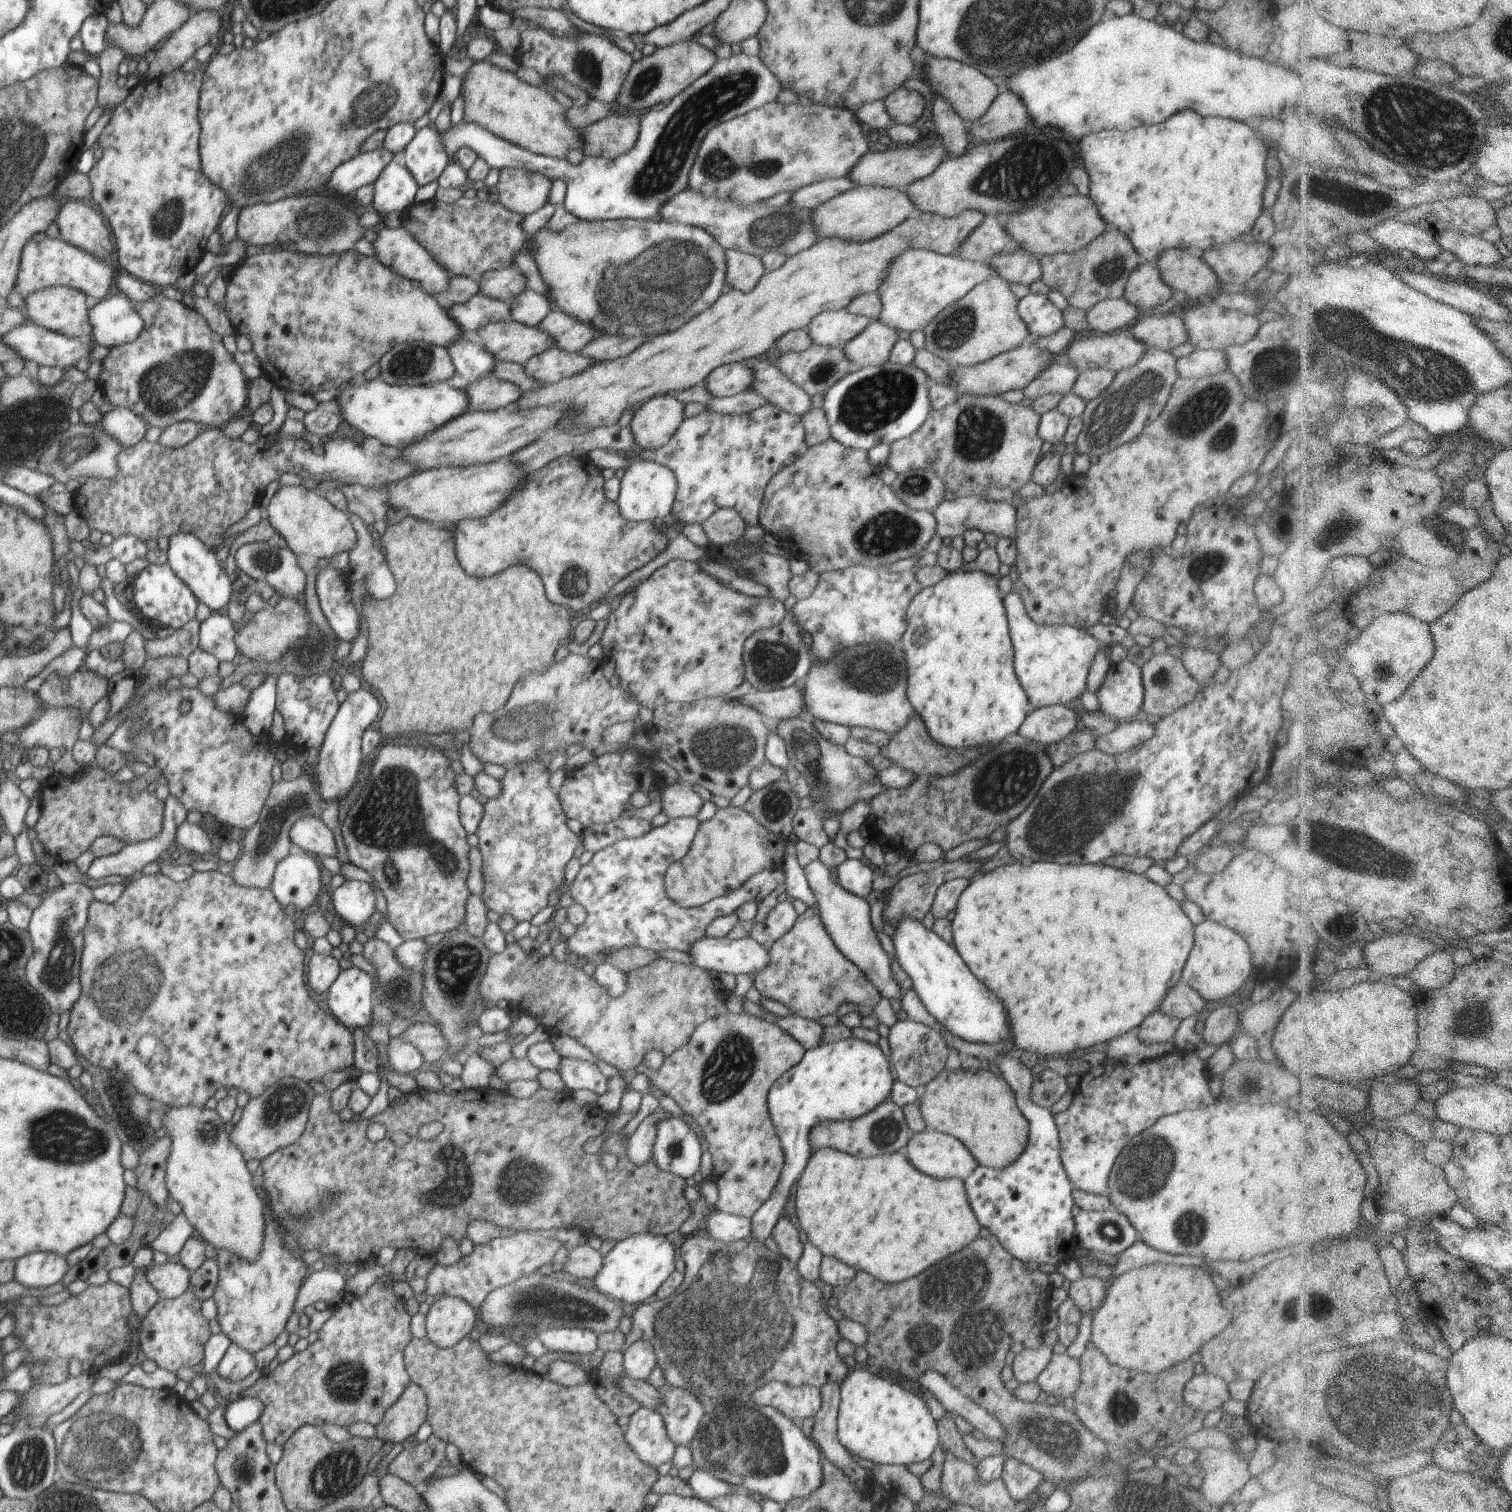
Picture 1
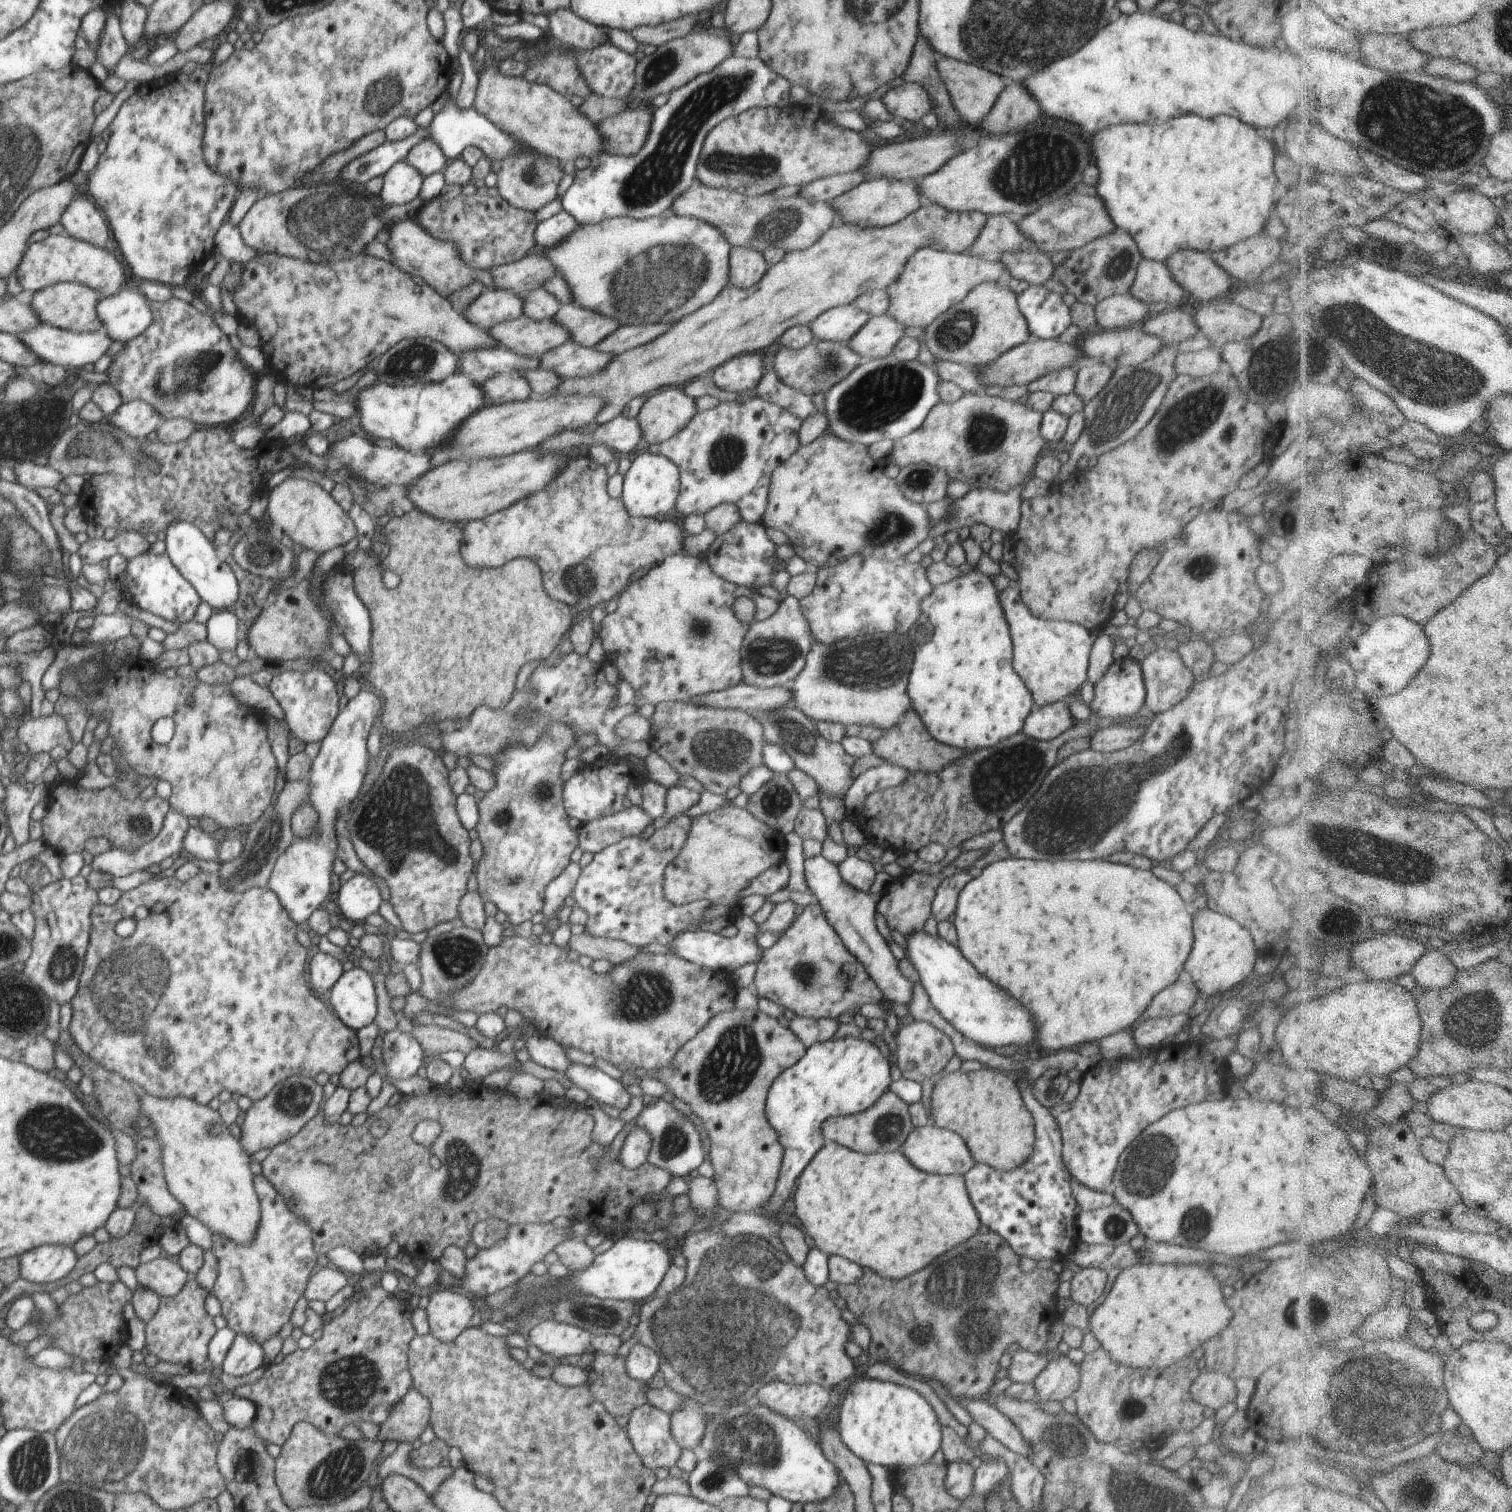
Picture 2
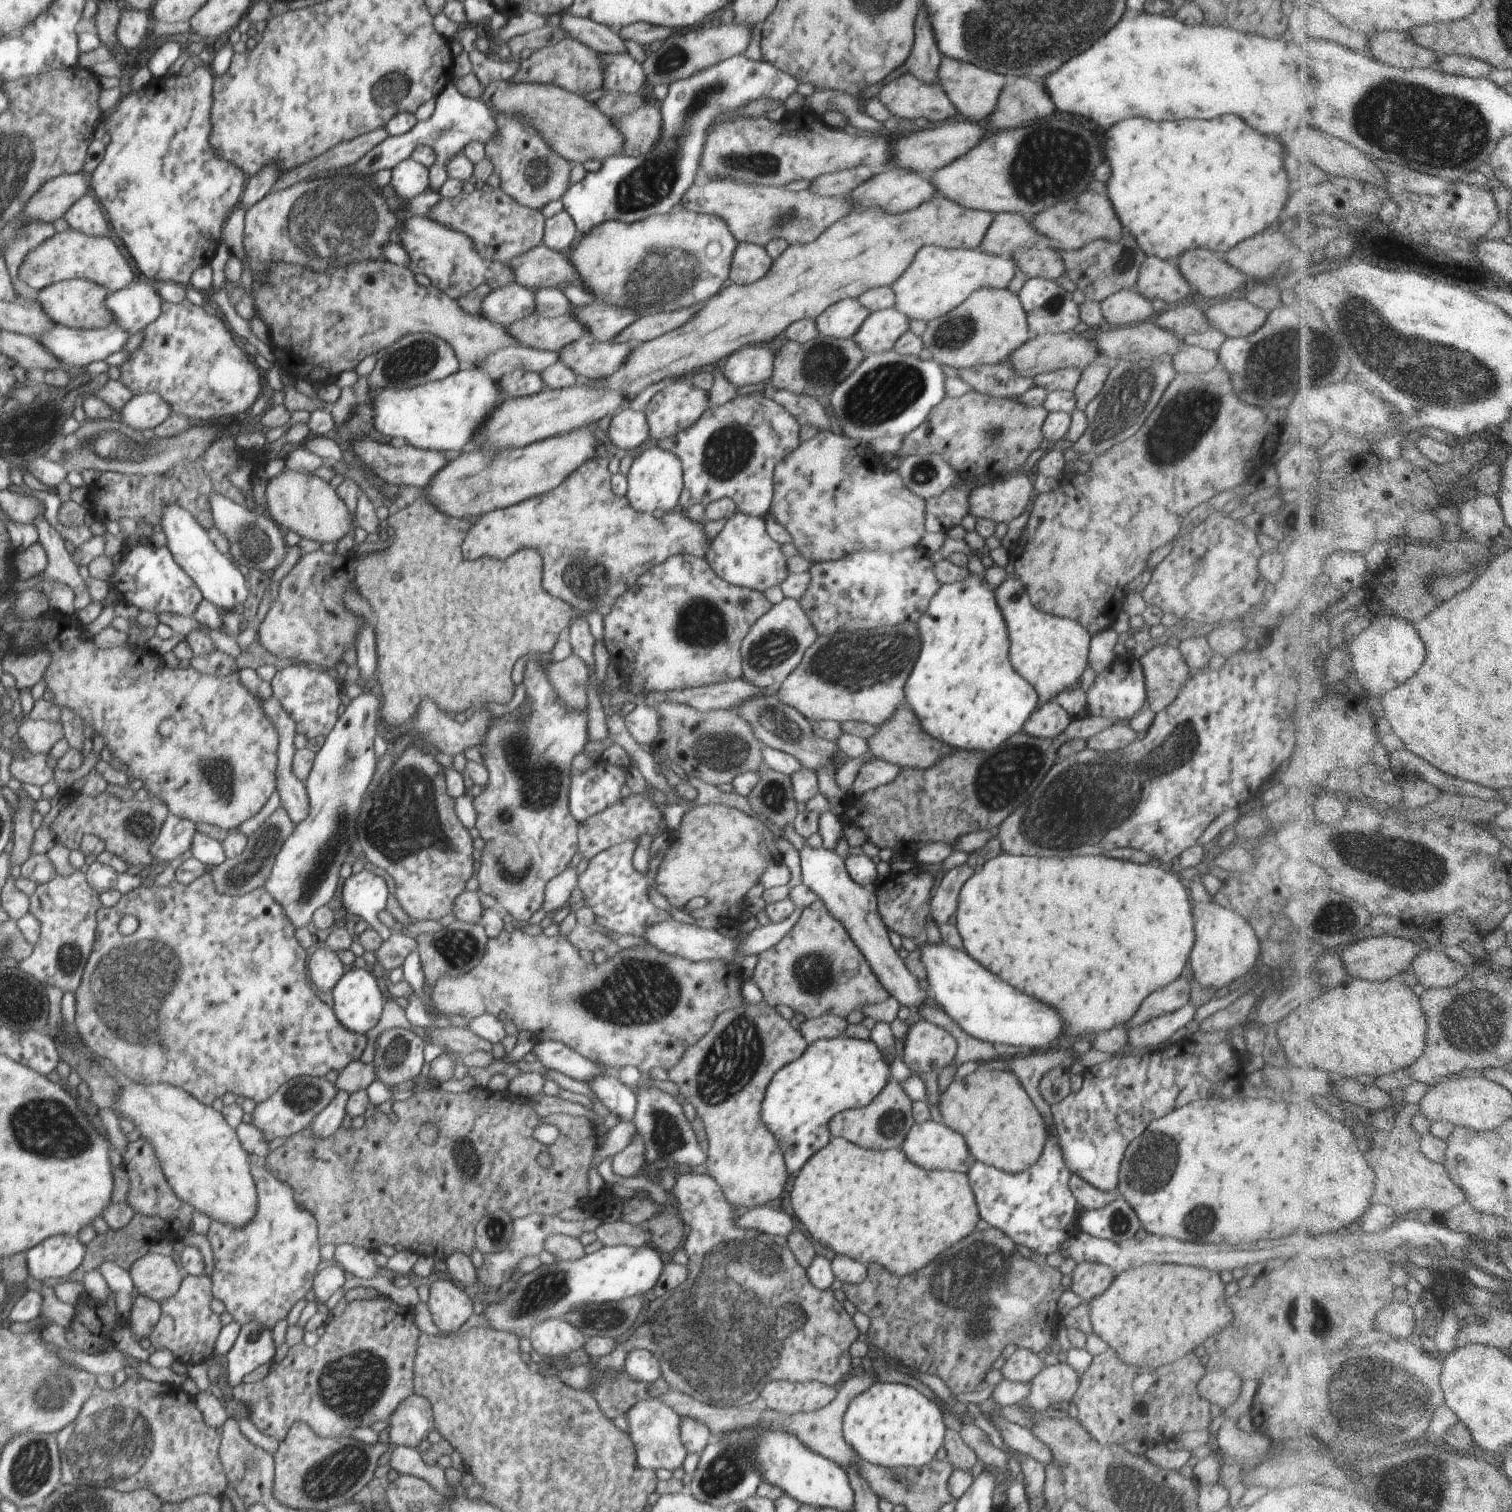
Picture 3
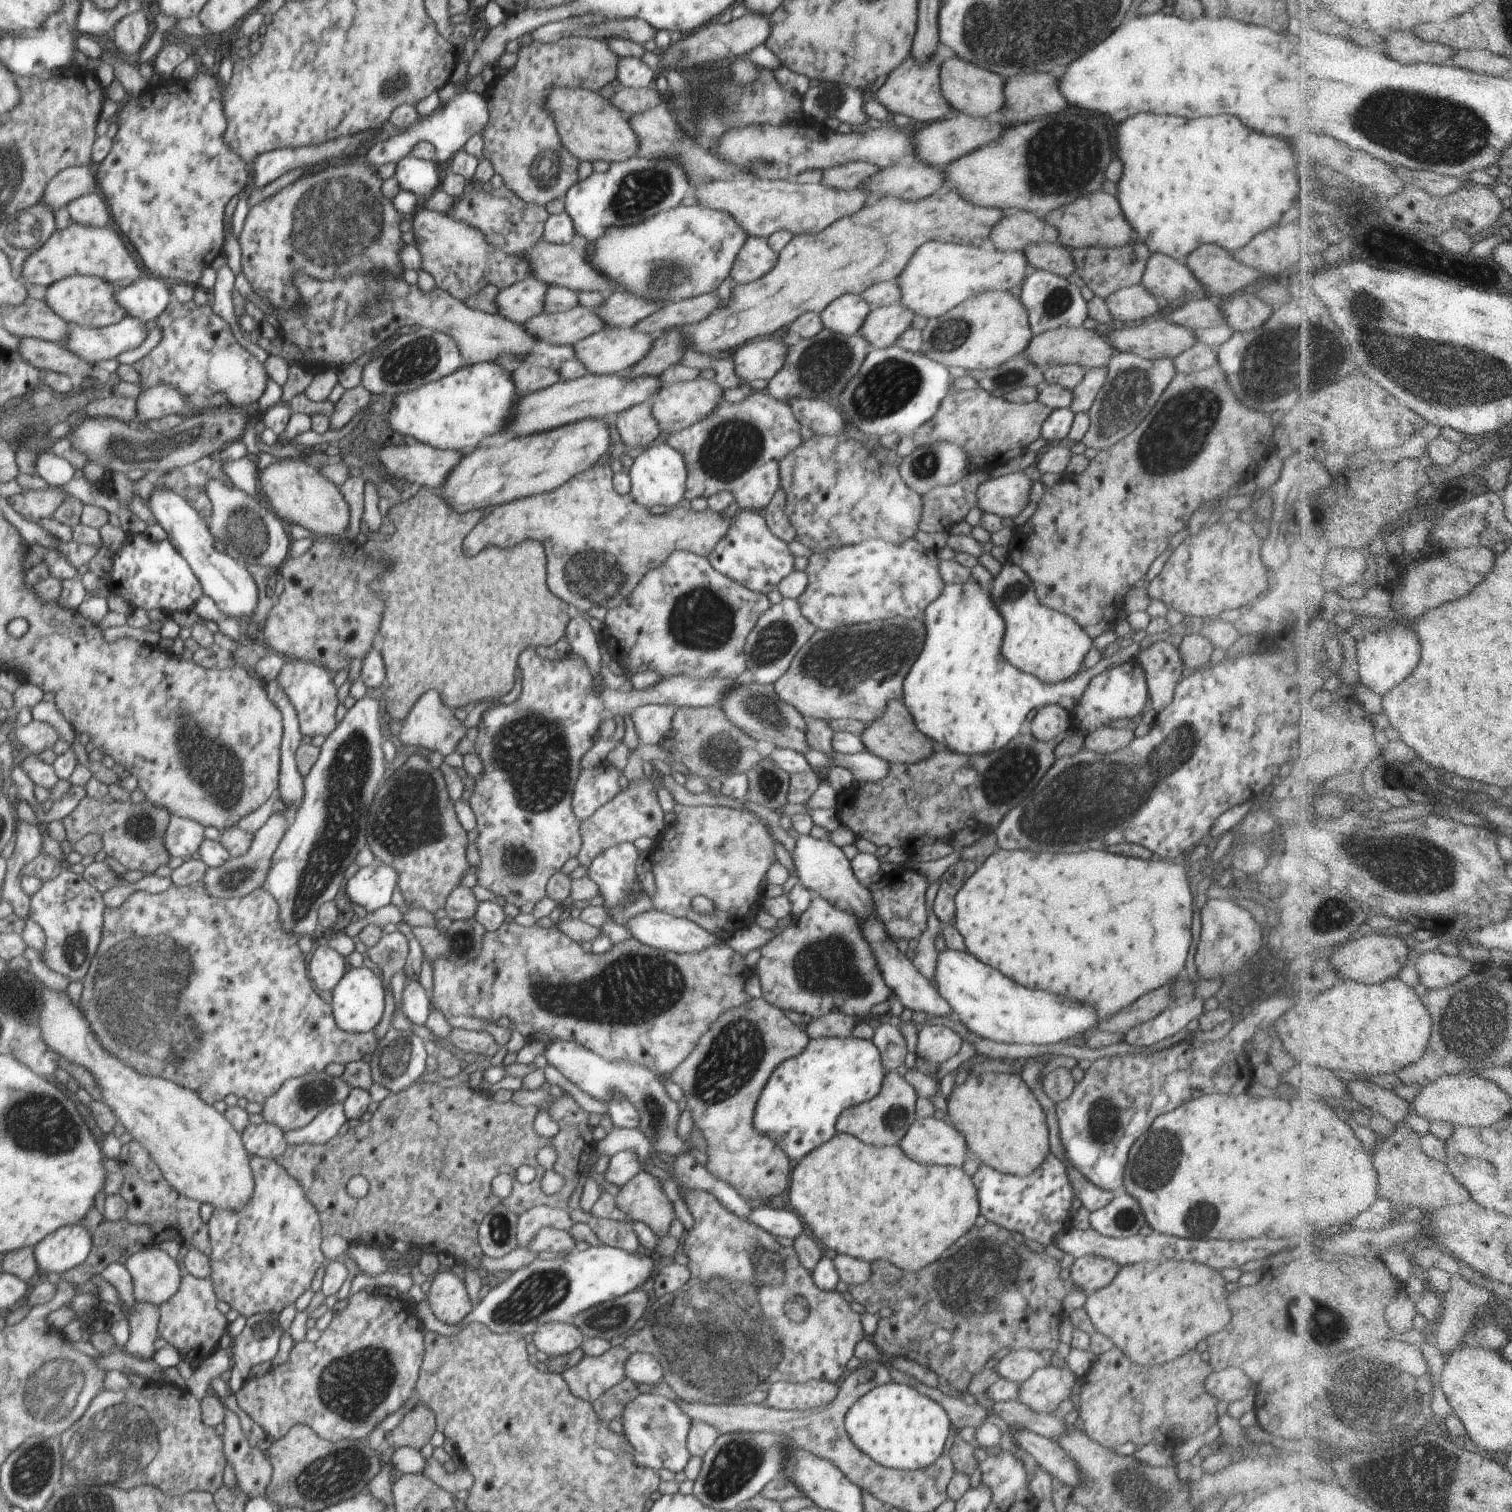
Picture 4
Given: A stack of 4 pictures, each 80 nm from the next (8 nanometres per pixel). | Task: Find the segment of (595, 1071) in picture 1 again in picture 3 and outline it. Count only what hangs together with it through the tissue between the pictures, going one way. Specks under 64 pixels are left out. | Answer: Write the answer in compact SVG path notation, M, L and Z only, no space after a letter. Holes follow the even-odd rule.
M600 1073L587 1080L587 1083L609 1112L613 1112L620 1121L632 1121L637 1107L637 1098L631 1087L622 1084L616 1073Z

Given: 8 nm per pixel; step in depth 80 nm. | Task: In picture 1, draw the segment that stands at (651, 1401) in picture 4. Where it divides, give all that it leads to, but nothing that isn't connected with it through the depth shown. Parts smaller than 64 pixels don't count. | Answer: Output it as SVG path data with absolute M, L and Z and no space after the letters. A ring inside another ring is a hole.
M645 1407L636 1410L630 1416L625 1440L645 1464L657 1468L674 1460L677 1447L668 1437L662 1414L656 1410Z

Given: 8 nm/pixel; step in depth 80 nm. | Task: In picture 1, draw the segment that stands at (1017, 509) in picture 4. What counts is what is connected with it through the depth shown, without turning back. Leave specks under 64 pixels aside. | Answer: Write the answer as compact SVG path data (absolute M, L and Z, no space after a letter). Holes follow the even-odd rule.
M977 495L957 496L954 500L943 500L934 510L933 516L937 523L935 534L941 539L954 539L971 529L980 530L984 534L995 534L999 539L1016 538L1017 509L1006 500L996 502L996 500L984 500L982 496Z

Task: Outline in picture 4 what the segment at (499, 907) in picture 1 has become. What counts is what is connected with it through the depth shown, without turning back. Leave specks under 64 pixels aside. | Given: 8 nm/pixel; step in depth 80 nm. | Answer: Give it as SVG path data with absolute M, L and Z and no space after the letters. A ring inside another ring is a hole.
M530 647L529 649L523 650L519 654L517 660L518 667L520 668L520 673L523 676L523 690L520 697L512 704L501 705L493 707L483 713L481 720L479 722L477 731L475 732L475 752L479 756L483 764L483 773L478 777L476 781L476 786L474 792L469 799L470 806L474 811L475 817L477 818L477 828L478 837L476 839L476 848L481 856L481 864L478 864L476 868L477 880L478 882L488 890L492 890L497 896L504 896L505 902L514 904L516 908L520 909L522 914L530 914L533 911L534 906L546 896L545 888L547 887L547 882L552 878L553 874L560 871L560 868L570 860L573 856L577 856L579 850L581 849L581 821L573 813L571 807L571 796L573 795L573 790L575 787L575 782L579 772L581 771L580 759L594 744L598 742L602 737L600 736L598 727L604 719L610 719L613 716L620 715L625 716L630 714L636 707L641 707L647 704L657 704L657 705L672 705L673 707L713 707L721 706L725 695L735 687L739 686L738 680L733 678L705 678L697 679L690 678L686 675L675 675L674 677L669 677L668 679L662 678L660 682L654 684L655 687L652 689L646 689L643 691L634 690L632 692L618 692L616 690L606 690L604 688L604 682L601 677L601 692L597 693L595 691L595 684L593 681L593 676L589 671L586 662L578 659L575 655L571 655L568 658L560 659L556 661L549 660L544 657L544 652L542 649L534 649Z

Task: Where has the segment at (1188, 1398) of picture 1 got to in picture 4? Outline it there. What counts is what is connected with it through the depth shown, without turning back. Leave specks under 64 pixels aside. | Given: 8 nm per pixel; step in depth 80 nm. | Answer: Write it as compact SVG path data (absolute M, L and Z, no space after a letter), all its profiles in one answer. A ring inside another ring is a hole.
M1227 1367L1222 1371L1212 1371L1205 1378L1205 1388L1218 1401L1226 1399L1230 1402L1244 1398L1250 1388L1250 1382L1242 1370Z

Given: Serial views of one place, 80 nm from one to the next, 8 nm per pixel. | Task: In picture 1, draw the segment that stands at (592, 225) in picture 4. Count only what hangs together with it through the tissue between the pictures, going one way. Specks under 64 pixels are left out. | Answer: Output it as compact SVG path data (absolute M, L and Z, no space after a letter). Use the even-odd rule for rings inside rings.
M736 50L730 58L718 59L701 78L676 94L658 112L642 113L640 136L630 152L606 159L588 156L580 164L570 165L556 158L537 156L504 138L494 136L480 124L461 120L441 133L440 140L447 155L453 159L460 148L469 147L490 169L524 168L548 176L553 182L560 177L566 182L563 207L574 217L586 221L609 219L652 219L662 206L676 194L687 189L690 170L698 156L702 140L709 130L738 116L776 102L784 89L782 82L763 64L759 56L746 56Z

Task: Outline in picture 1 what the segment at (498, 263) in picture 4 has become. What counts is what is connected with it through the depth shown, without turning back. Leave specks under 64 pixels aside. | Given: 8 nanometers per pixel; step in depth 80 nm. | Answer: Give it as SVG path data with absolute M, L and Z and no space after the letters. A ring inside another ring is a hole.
M377 225L377 234L378 238L372 243L374 250L376 250L375 258L378 258L386 268L398 272L400 276L410 281L417 280L428 294L436 295L448 290L450 278L454 278L454 275L450 274L446 268L442 268L430 256L430 252L422 244L418 244L416 236L412 236L403 225L400 228L388 228Z

